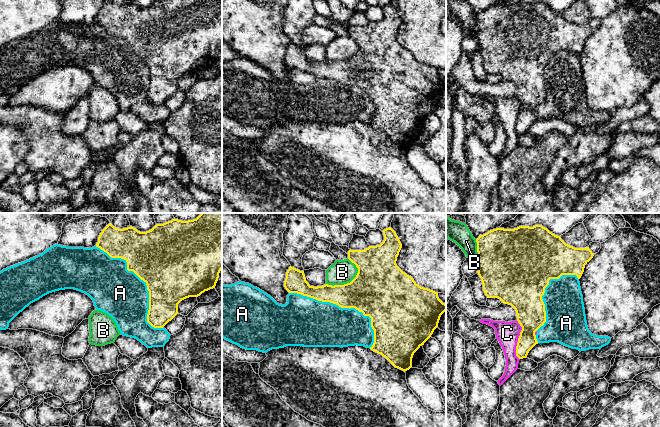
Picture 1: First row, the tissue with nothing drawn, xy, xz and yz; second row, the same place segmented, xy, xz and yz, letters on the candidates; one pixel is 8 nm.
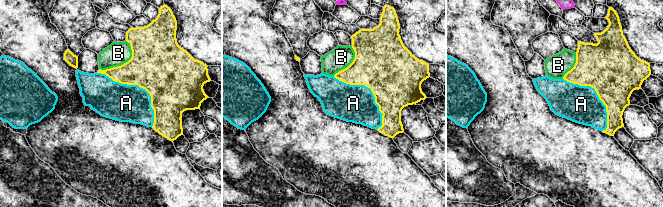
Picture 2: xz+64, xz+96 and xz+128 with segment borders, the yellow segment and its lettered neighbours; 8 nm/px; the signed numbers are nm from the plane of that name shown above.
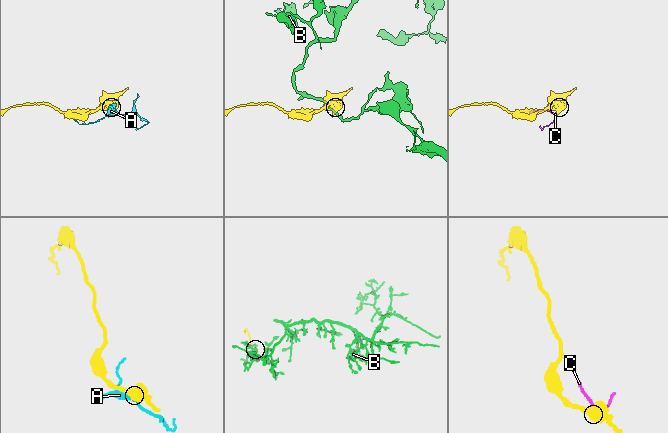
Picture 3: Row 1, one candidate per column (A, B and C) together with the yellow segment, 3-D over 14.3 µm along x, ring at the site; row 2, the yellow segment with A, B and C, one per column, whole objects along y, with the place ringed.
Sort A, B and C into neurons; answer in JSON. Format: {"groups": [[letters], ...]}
{"groups": [["A", "C"], ["B"]]}

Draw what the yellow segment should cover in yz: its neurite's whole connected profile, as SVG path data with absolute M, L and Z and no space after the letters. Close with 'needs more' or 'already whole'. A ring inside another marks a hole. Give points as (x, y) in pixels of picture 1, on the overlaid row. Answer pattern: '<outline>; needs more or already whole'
M542 225L519 226L514 229L496 228L480 235L477 239L478 275L487 298L498 298L511 305L522 327L516 346L516 356L526 358L529 351L538 344L535 332L546 322L545 304L542 296L550 279L562 275L576 275L581 278L585 265L594 254L586 248L575 248L566 244L560 236Z; already whole

